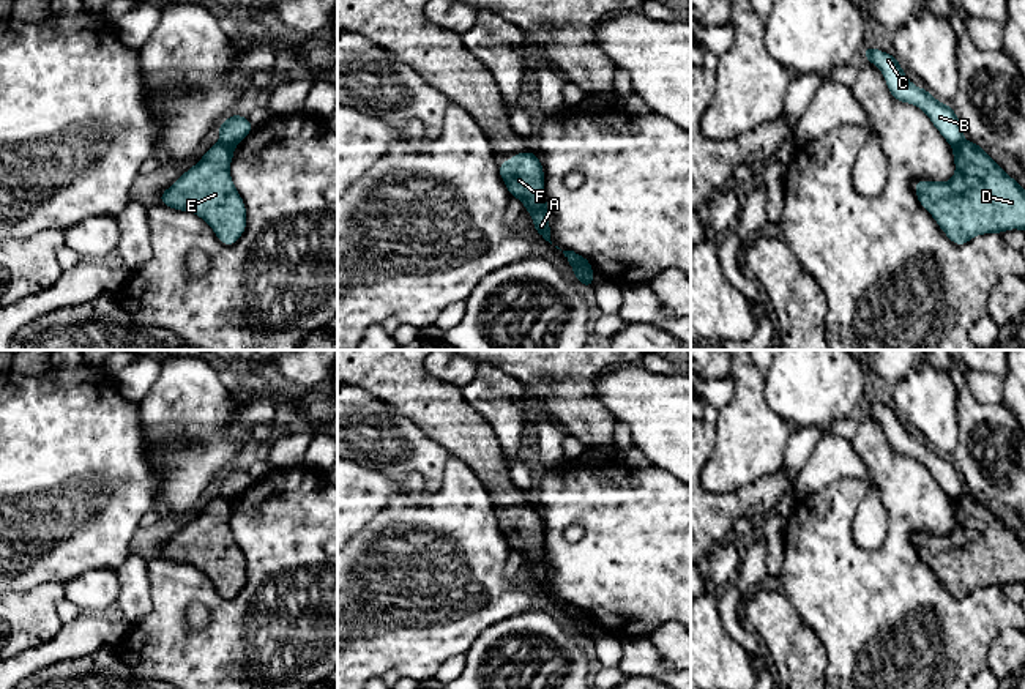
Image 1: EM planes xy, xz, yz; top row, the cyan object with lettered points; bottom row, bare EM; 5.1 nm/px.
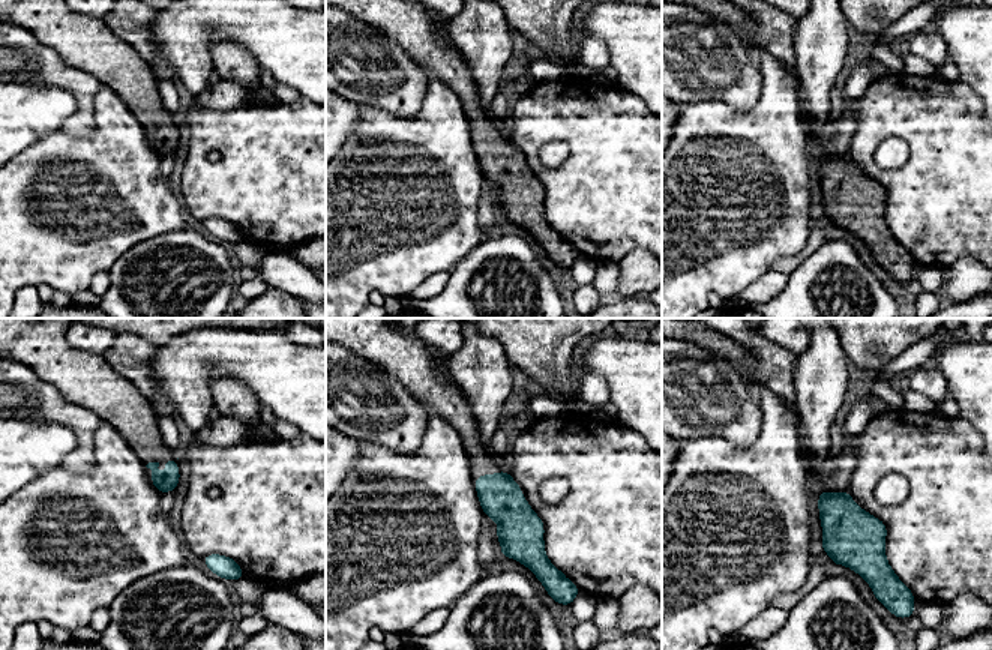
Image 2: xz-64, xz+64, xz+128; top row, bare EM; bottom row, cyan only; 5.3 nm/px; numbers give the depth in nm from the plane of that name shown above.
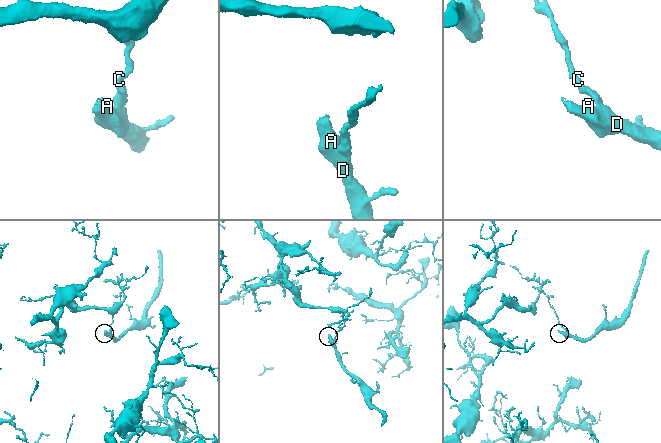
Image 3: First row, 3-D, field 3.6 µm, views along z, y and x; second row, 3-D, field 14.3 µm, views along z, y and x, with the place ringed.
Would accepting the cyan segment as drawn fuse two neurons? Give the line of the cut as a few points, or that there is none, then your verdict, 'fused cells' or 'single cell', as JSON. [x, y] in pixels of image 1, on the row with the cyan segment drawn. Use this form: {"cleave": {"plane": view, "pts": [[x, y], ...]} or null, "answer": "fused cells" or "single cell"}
{"cleave": {"plane": "xz", "pts": [[566, 257], [592, 270]]}, "answer": "fused cells"}

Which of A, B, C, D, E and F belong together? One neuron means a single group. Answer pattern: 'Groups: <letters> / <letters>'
Groups: A D E F / B C

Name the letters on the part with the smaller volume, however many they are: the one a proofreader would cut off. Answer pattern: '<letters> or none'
A, D, E, F

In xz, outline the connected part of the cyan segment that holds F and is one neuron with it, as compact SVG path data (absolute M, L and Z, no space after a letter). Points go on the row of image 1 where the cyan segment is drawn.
M536 151L516 153L509 162L501 159L498 173L511 197L520 199L524 208L531 213L535 230L552 244L544 196L544 172Z

